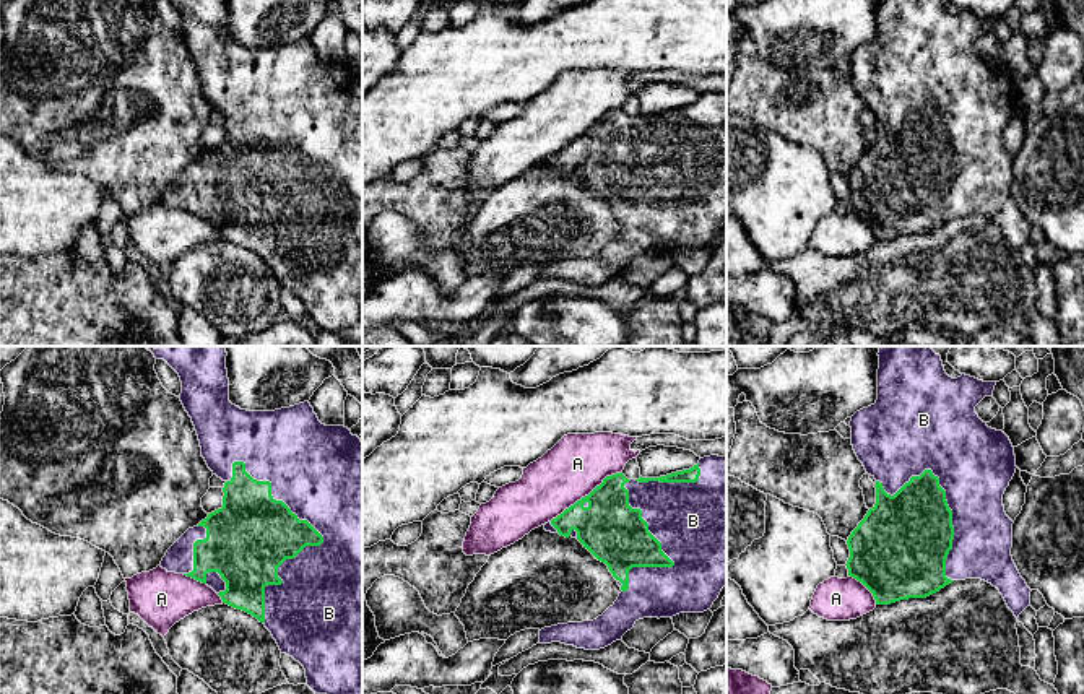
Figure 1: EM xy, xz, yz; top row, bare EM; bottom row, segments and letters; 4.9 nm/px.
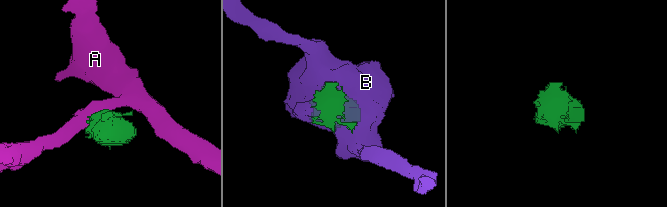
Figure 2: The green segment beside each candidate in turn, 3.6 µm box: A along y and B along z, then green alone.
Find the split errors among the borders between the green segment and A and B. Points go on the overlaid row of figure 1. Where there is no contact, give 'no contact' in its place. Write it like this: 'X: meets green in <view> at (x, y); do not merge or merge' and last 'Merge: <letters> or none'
A: meets green in xz at (585, 496); do not merge
B: meets green in xy at (320, 543); merge
Merge: B

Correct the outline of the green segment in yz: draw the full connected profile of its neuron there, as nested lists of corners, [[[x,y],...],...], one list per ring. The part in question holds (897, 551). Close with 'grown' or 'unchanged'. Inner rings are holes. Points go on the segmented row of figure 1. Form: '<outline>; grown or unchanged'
[[[881,346],[878,356],[878,400],[874,405],[856,411],[850,421],[853,450],[866,473],[876,479],[876,504],[868,510],[865,518],[847,540],[850,549],[850,557],[845,564],[848,575],[861,582],[873,593],[876,605],[891,605],[908,598],[926,598],[954,580],[982,579],[999,590],[1008,608],[1016,618],[1019,618],[1019,614],[1030,605],[1032,590],[1027,587],[1012,561],[1011,548],[1014,522],[1006,515],[1003,505],[1003,494],[1017,468],[1014,447],[1003,431],[988,427],[975,413],[975,406],[985,397],[993,397],[996,382],[983,382],[965,374],[957,379],[949,377],[944,371],[941,356],[930,346]]]; grown

